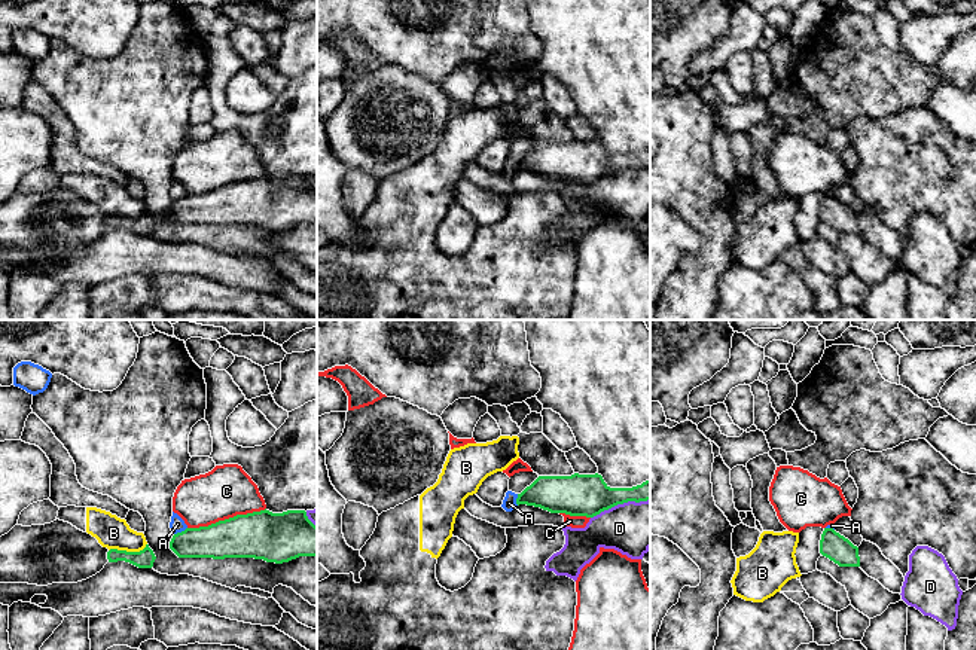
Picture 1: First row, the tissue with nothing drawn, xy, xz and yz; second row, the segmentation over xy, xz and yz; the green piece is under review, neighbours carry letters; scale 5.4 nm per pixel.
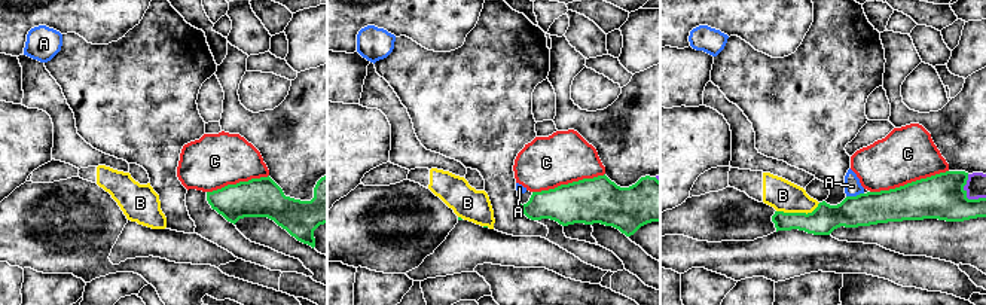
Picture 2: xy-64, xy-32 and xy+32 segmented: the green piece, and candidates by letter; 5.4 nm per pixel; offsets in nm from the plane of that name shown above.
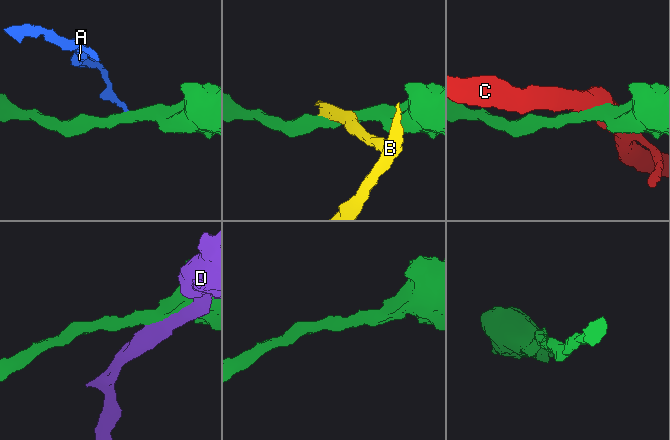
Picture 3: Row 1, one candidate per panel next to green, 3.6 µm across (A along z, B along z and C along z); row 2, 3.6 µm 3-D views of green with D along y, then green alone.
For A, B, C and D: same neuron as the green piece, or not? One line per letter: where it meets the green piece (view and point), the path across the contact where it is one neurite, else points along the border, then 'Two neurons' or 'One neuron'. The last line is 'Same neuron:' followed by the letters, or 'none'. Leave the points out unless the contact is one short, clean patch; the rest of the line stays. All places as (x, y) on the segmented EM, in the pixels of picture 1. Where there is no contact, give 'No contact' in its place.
A: Touches green at xy (182, 531). Boundary: xy (186, 527), (174, 534). Two neurons
B: Touches green at xy (128, 552). Boundary: xy (146, 543), (139, 551), (109, 551). Two neurons
C: Touches green at xy (226, 519). Two neurons
D: Touches green at xz (619, 503). Two neurons
Same neuron: none

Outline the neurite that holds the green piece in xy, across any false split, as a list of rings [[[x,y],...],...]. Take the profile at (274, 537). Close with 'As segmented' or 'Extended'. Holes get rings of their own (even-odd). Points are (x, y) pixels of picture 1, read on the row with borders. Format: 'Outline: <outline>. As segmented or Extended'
Outline: [[[269,510],[237,515],[208,527],[186,528],[173,535],[170,549],[179,558],[254,558],[283,564],[299,556],[317,556],[317,527],[305,510],[272,513]]]. As segmented

